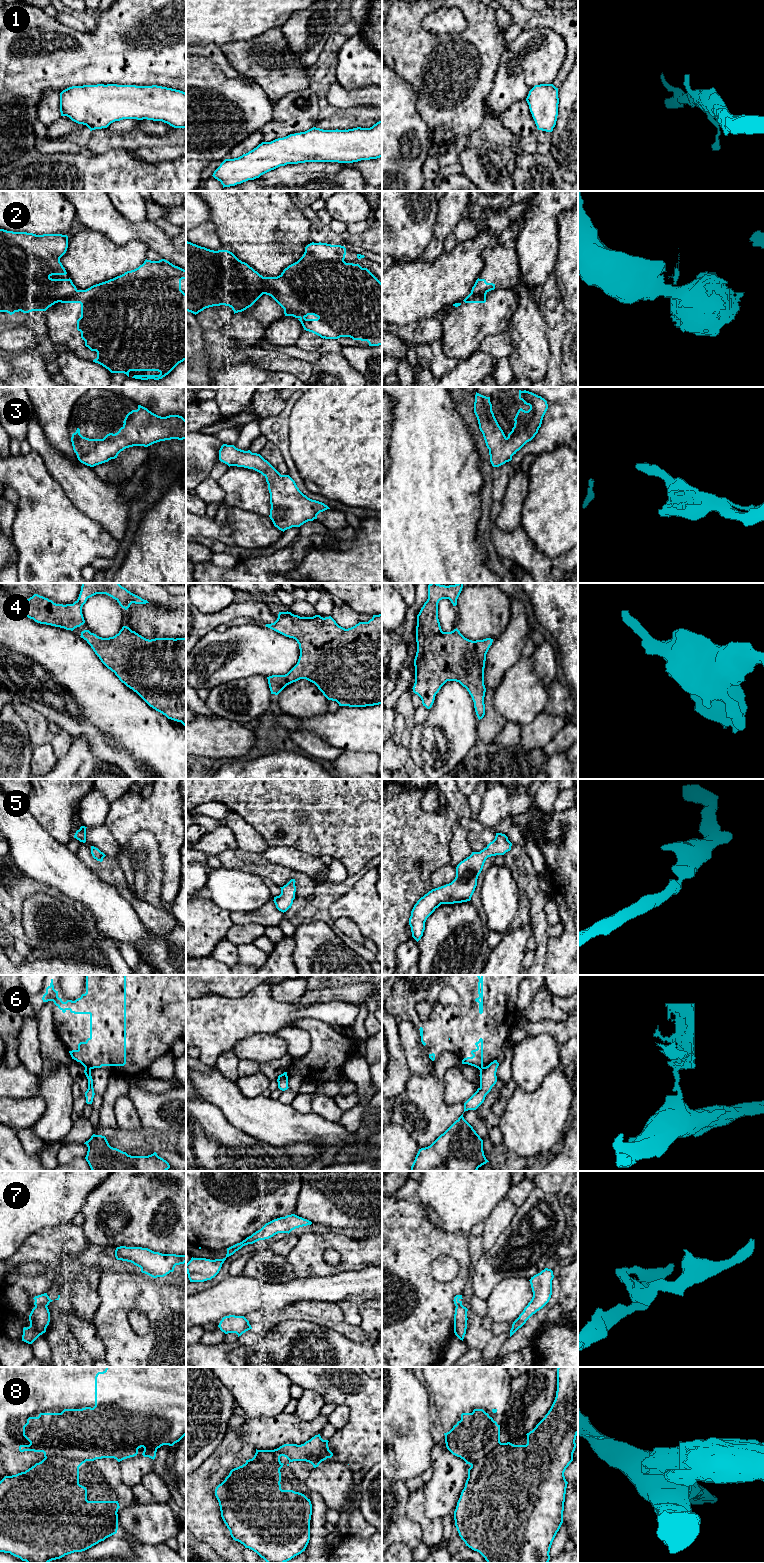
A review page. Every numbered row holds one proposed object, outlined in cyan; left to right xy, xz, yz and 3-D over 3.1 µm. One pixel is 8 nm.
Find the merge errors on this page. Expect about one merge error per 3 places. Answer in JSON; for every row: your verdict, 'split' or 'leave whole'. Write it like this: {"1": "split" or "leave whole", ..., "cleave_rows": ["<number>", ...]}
{"1": "leave whole", "2": "split", "3": "leave whole", "4": "leave whole", "5": "leave whole", "6": "split", "7": "split", "8": "split", "cleave_rows": ["2", "6", "7", "8"]}

